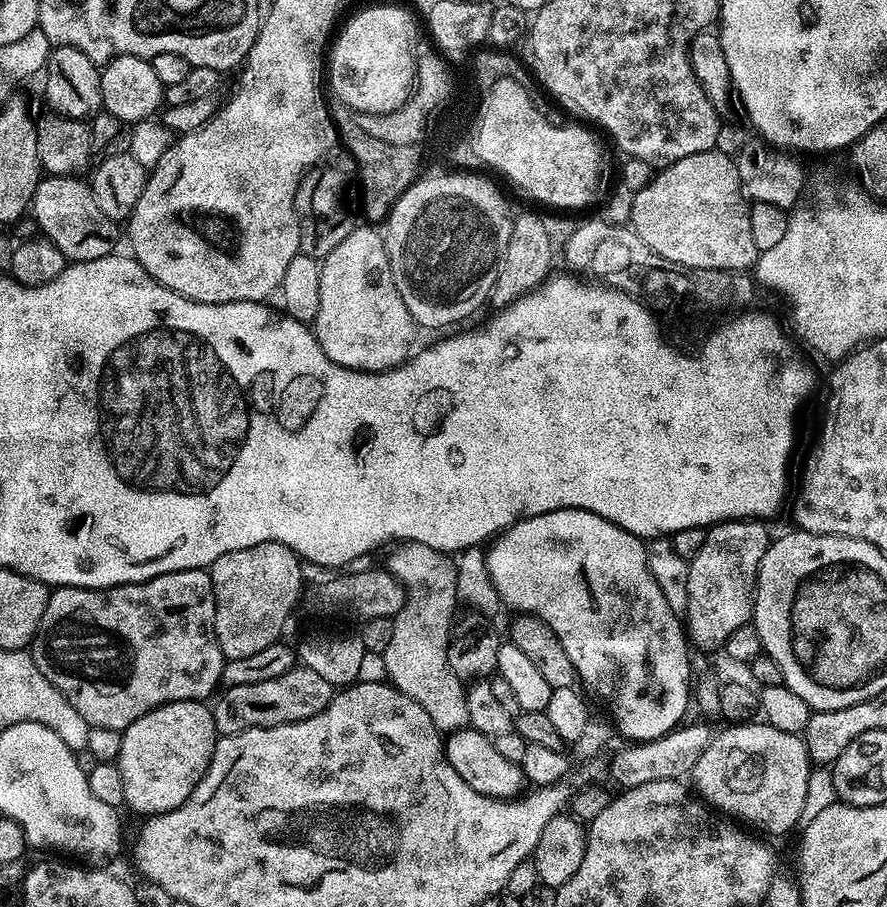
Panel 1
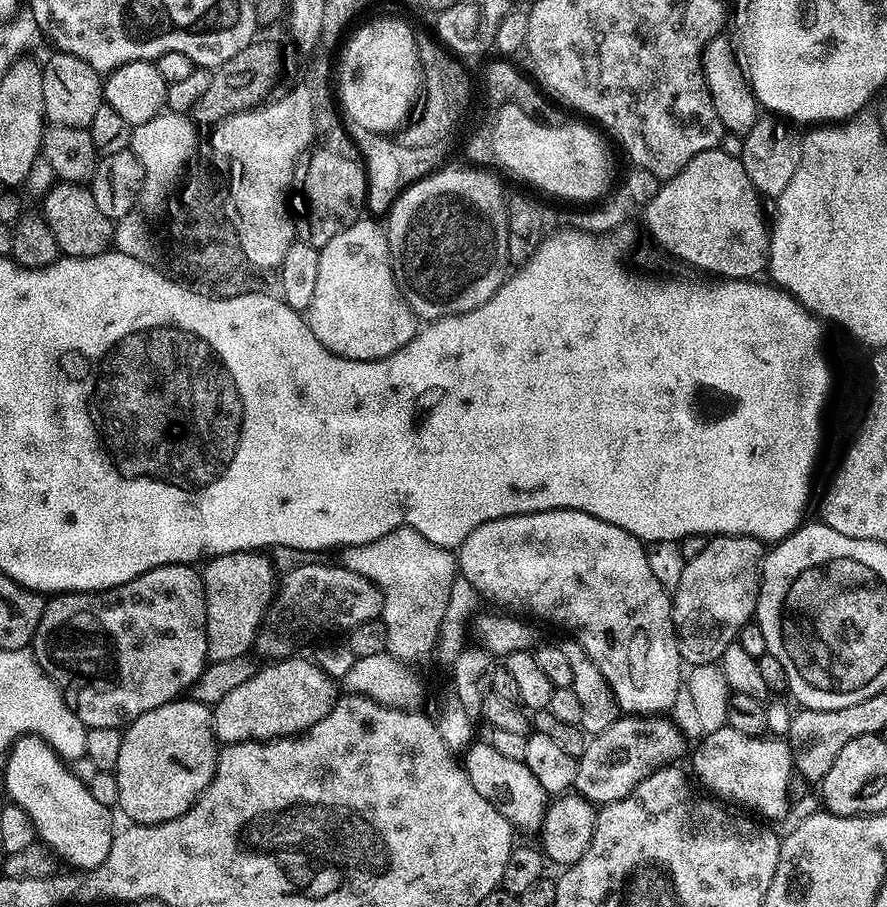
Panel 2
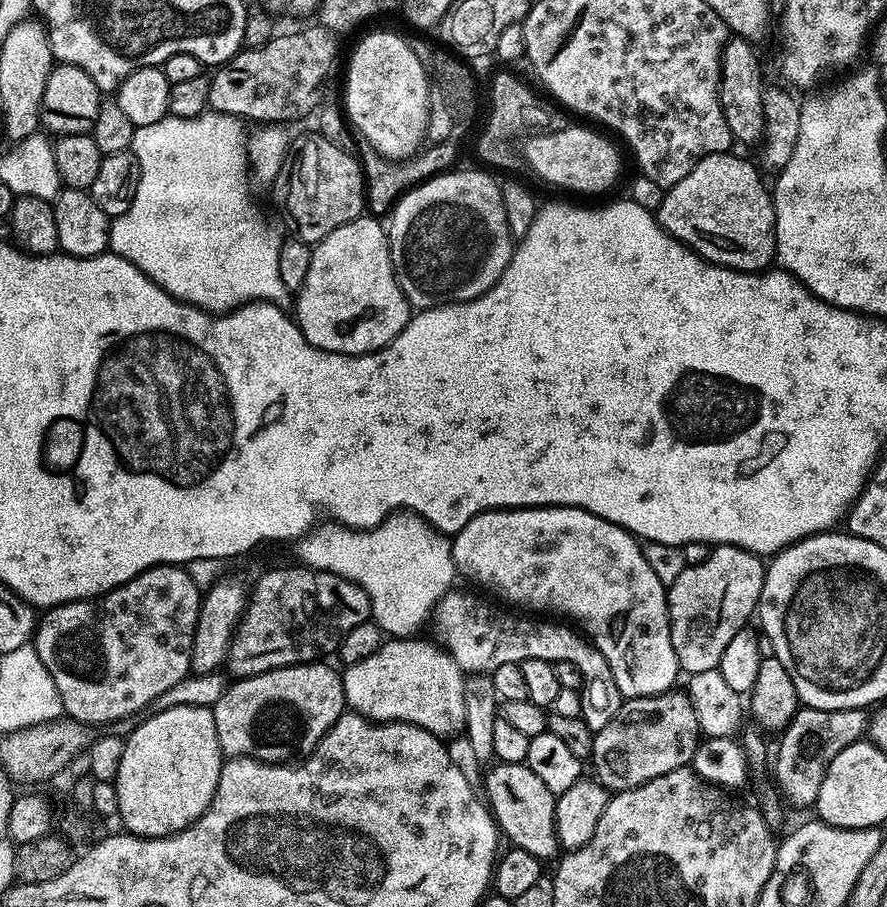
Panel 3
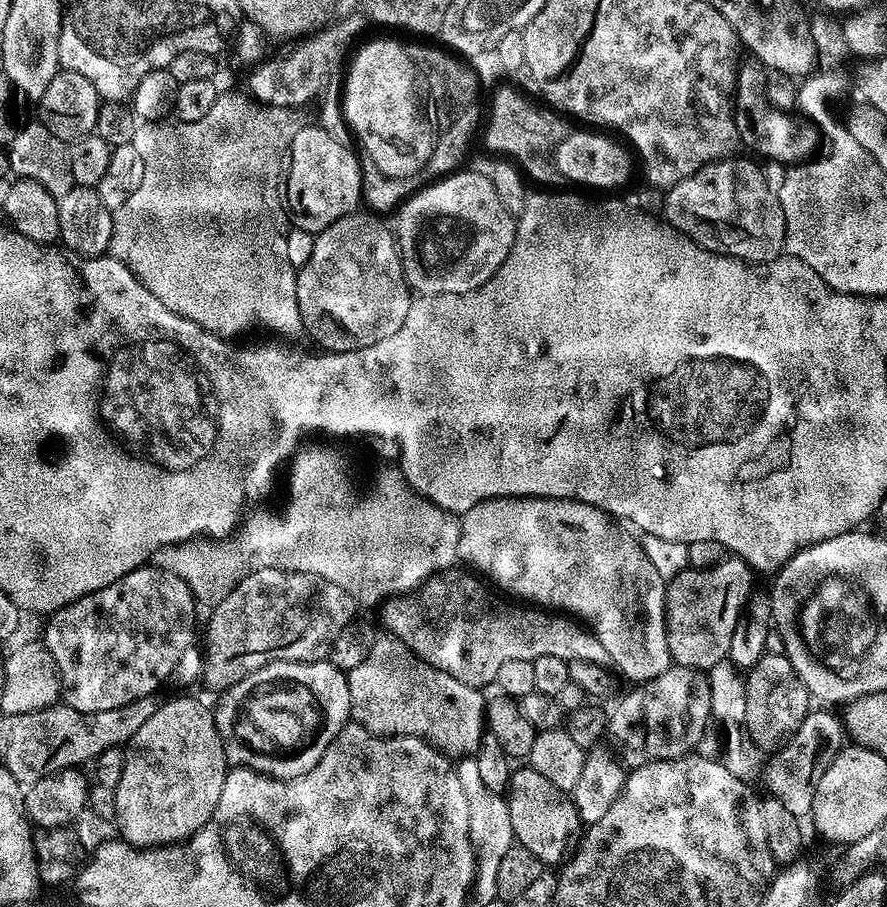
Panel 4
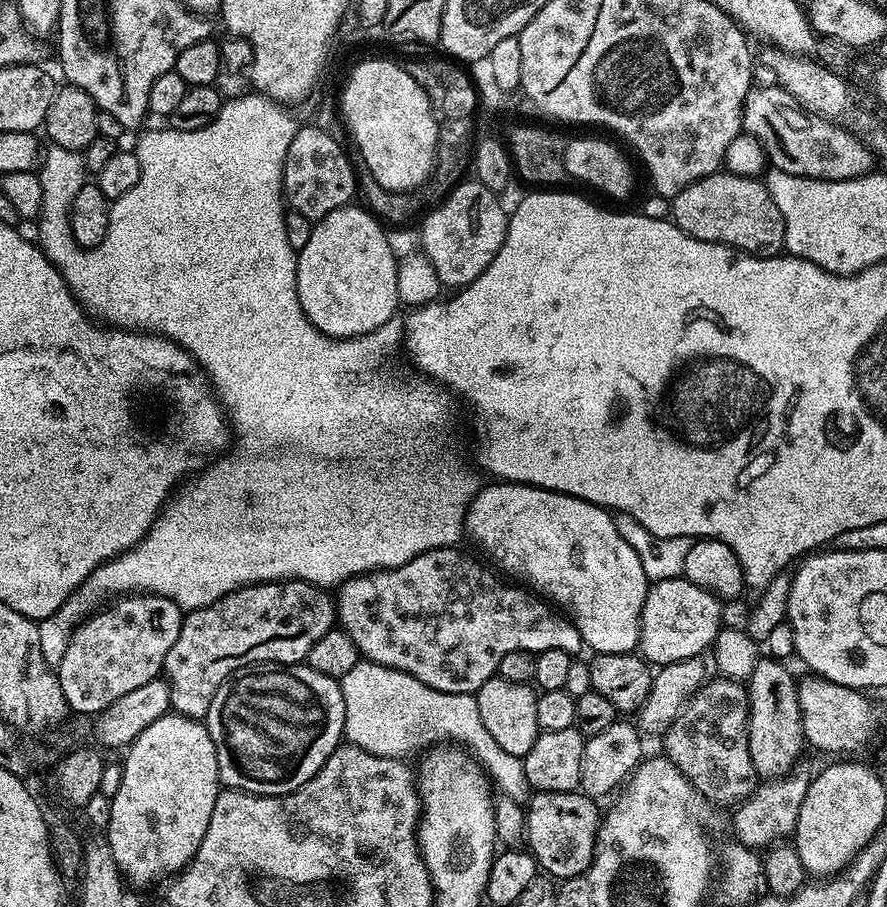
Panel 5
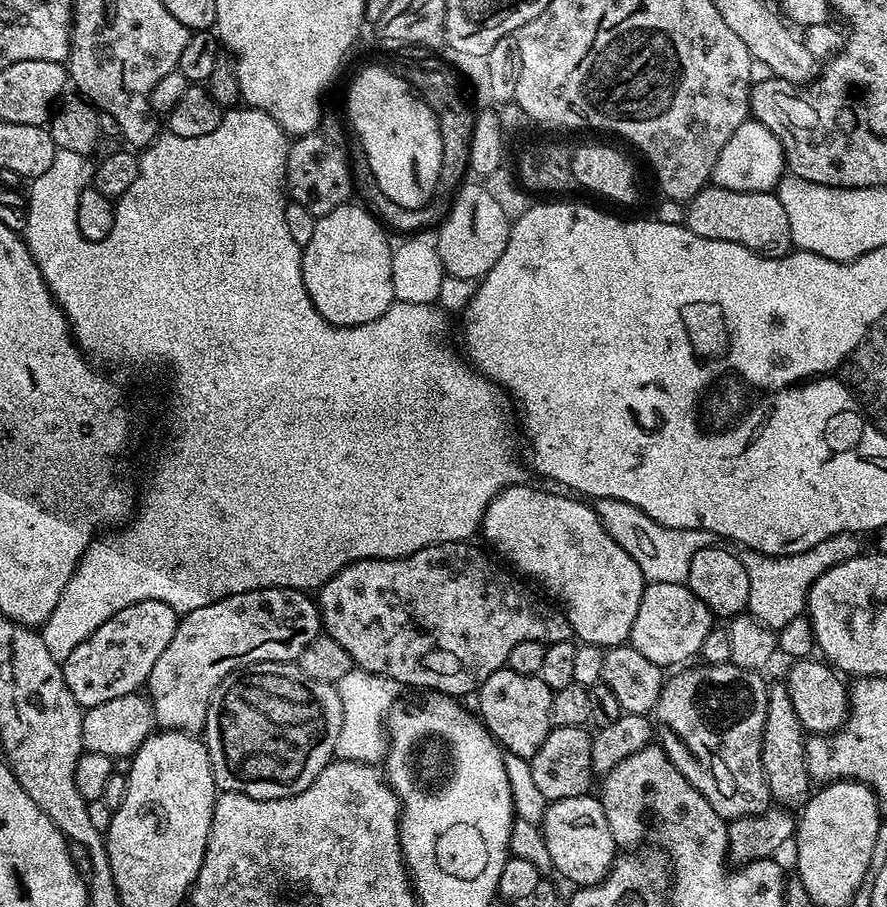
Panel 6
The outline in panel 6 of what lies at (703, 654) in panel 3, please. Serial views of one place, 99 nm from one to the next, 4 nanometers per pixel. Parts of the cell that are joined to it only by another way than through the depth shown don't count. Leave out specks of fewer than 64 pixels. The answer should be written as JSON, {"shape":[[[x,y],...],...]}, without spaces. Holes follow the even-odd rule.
{"shape":[[[652,582],[642,594],[642,602],[638,602],[638,615],[634,617],[634,626],[630,637],[631,644],[650,658],[650,662],[667,666],[667,664],[683,665],[699,653],[706,642],[706,634],[714,627],[712,611],[687,586],[670,582]]]}

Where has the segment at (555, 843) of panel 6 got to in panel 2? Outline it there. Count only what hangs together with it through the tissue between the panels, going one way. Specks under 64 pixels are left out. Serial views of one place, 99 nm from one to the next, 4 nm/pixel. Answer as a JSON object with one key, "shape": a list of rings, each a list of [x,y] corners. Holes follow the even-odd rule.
{"shape":[[[473,742],[463,753],[462,763],[464,773],[470,778],[470,786],[474,786],[474,790],[478,790],[478,794],[482,794],[482,798],[502,814],[502,818],[512,823],[513,829],[535,833],[544,823],[544,811],[549,806],[550,796],[542,790],[538,778],[530,774],[523,760],[498,754],[491,742]]]}

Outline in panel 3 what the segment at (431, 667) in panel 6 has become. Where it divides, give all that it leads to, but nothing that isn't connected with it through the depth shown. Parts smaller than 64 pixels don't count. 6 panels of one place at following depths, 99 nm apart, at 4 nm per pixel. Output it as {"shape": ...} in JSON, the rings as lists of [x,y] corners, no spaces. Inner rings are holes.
{"shape":[[[449,590],[437,603],[430,616],[430,626],[436,631],[435,639],[465,674],[490,674],[498,670],[498,666],[522,663],[530,658],[543,660],[565,660],[580,671],[582,681],[582,699],[586,705],[582,715],[586,726],[592,733],[602,730],[606,722],[618,714],[622,697],[618,690],[618,682],[614,682],[614,674],[610,674],[610,666],[591,640],[564,622],[552,618],[532,618],[515,616],[512,612],[503,612],[495,608],[488,600],[475,596],[472,592],[456,592]]]}

